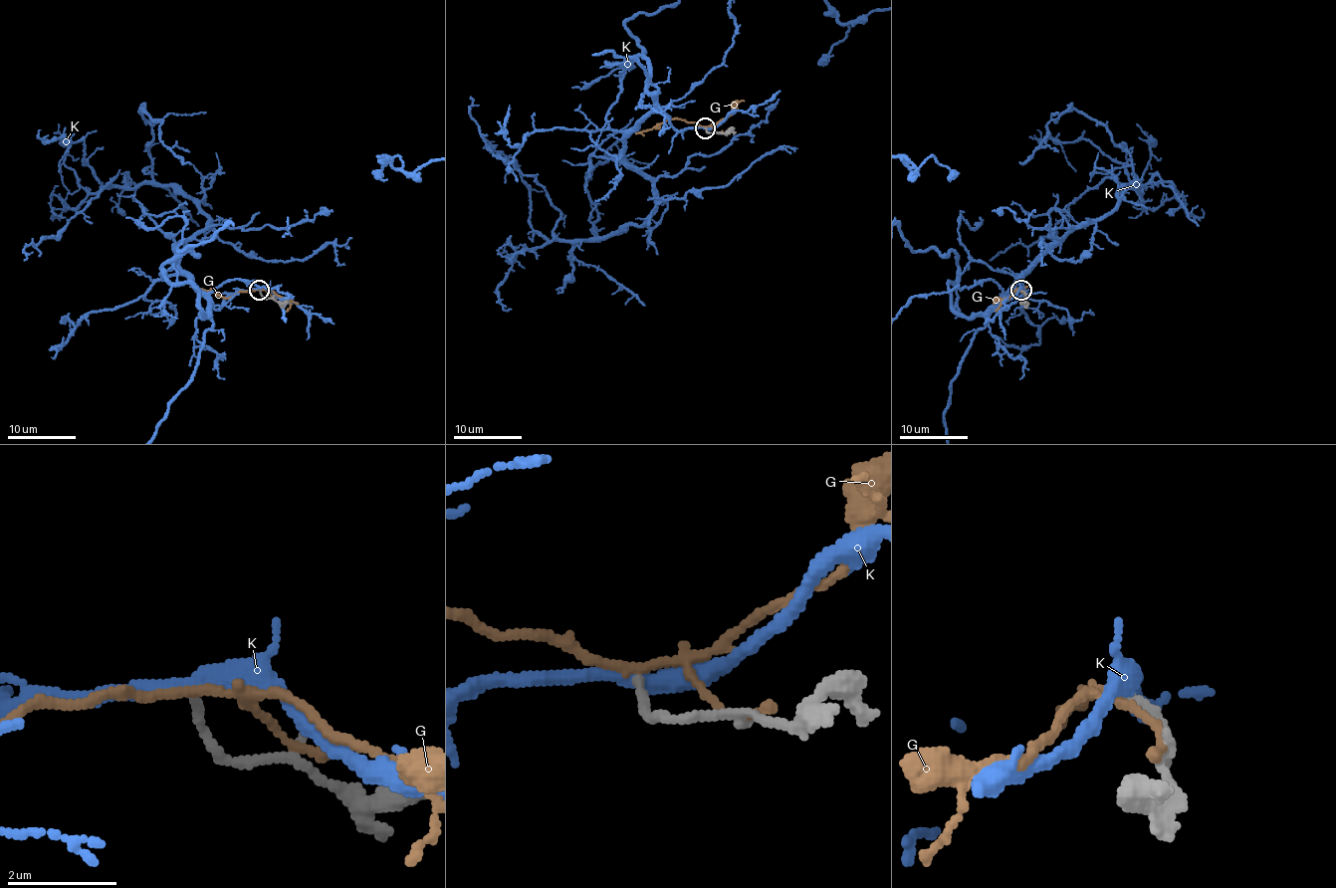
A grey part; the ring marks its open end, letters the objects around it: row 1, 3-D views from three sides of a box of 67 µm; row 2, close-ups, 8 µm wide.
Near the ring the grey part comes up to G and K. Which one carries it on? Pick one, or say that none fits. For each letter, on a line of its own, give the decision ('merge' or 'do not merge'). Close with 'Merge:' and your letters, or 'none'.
G: merge
K: do not merge
Merge: G

